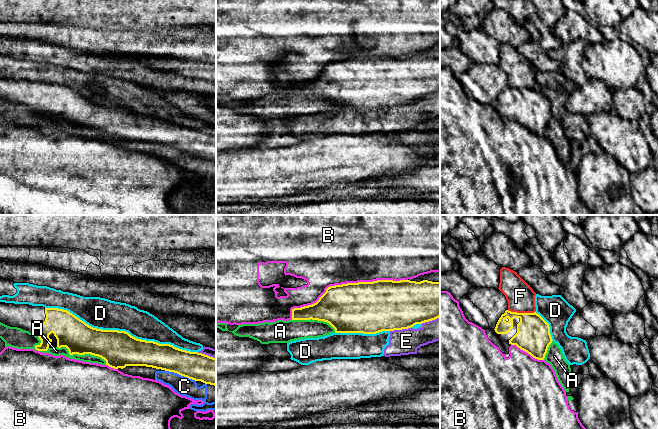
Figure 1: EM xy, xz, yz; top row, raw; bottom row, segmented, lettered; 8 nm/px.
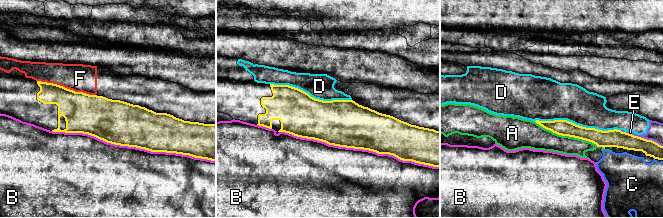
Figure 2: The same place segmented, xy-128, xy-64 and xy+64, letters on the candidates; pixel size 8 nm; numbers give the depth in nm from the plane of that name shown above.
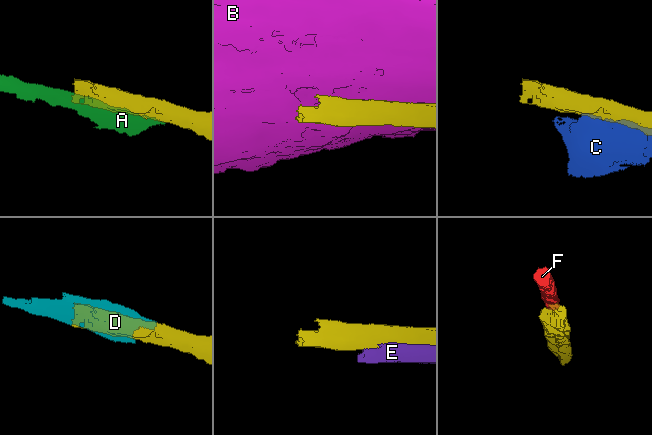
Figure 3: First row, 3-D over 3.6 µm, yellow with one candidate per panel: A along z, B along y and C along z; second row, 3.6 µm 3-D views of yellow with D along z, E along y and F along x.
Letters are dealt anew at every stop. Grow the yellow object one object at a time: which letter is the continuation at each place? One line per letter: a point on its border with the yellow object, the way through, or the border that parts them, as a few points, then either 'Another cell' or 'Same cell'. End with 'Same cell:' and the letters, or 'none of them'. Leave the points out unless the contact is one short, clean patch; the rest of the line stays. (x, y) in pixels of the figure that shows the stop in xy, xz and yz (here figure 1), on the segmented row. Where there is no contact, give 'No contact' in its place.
A: Touches yellow at xy (82, 354). Another cell
B: Touches yellow at xz (344, 284). Another cell
C: Touches yellow at xy (180, 374). Another cell
D: Touches yellow at xy (121, 331). Another cell
E: Touches yellow at xz (400, 329). Another cell
F: Touches yellow at yz (521, 313). Boundary: yz (508, 309), (514, 312), (534, 312). Another cell
Same cell: none of them

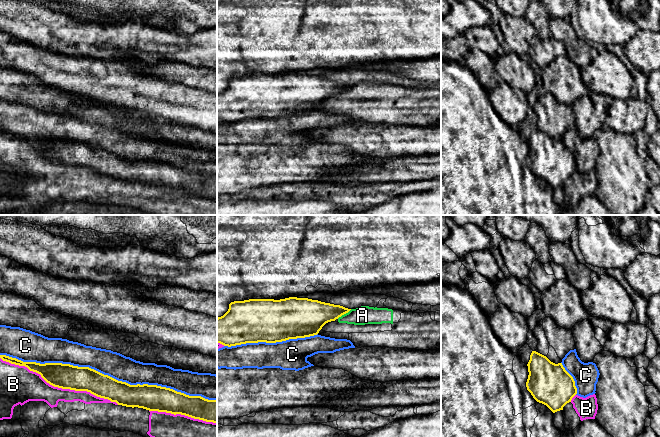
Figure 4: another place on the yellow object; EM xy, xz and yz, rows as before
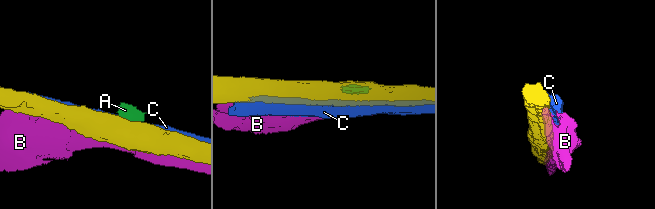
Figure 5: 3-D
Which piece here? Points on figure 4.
A: Touches yellow at xz (344, 313). Boundary: xz (351, 309), (337, 318). Another cell
B: Touches yellow at xy (59, 387). Another cell
C: Touches yellow at xy (107, 375). Another cell
Same cell: none of them

